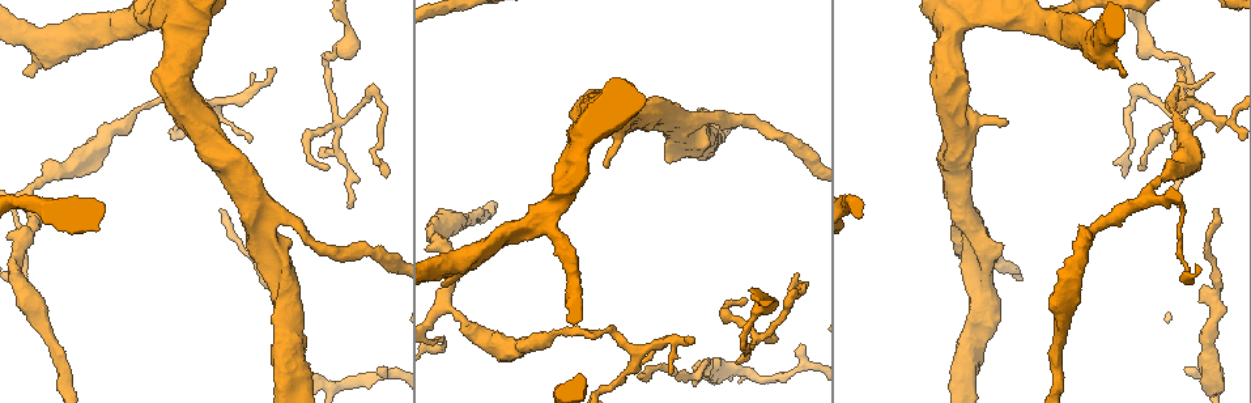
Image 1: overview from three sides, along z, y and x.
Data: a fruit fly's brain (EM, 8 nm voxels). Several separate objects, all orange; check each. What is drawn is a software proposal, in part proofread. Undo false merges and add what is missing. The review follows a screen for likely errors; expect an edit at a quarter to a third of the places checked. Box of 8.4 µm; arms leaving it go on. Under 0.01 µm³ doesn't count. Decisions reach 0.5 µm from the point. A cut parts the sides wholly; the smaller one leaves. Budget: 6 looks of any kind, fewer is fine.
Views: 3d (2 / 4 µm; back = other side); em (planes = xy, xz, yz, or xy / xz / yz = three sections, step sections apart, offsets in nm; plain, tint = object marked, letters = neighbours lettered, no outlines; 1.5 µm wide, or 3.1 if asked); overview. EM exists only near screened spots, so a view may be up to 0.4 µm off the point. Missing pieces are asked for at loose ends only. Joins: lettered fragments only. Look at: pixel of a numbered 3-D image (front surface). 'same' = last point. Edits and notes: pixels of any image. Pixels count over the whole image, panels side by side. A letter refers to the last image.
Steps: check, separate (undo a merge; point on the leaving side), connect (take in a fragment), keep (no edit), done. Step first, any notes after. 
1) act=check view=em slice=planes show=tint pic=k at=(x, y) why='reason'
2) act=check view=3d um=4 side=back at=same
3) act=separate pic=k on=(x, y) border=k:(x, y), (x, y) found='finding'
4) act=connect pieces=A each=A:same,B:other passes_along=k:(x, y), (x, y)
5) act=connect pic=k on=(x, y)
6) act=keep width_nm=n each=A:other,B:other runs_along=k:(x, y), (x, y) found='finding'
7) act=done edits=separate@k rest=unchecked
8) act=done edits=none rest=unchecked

act=check view=3d um=2 pic=1 at=(275, 68)

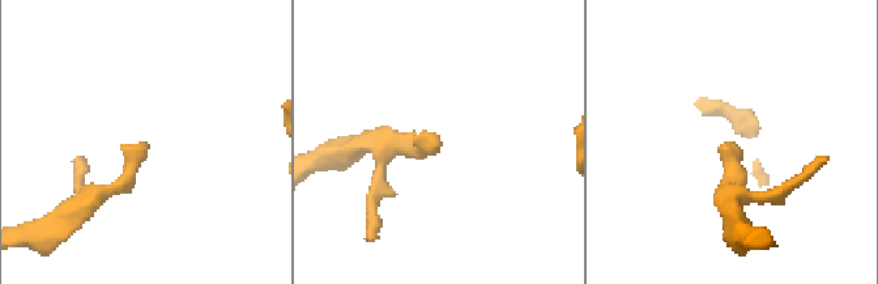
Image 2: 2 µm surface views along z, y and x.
act=check view=em slice=yz step=8 show=tint pic=2 at=(145, 142)

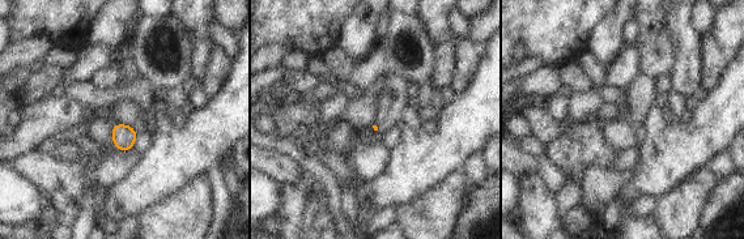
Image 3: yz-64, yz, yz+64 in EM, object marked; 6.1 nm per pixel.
act=check view=em slice=planes show=letters at=same

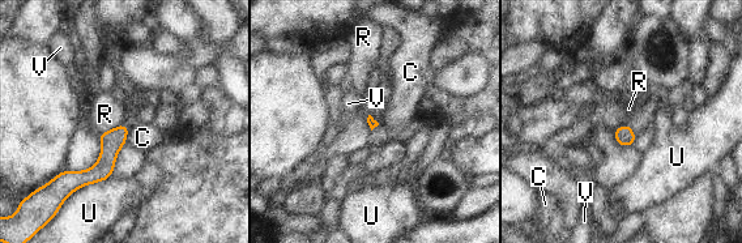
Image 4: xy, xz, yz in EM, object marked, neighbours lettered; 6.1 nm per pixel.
act=keep each=C:other,R:other,U:other,V:other found='none of them fits'

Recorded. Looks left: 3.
act=check view=em slice=planes show=letters pic=1 at=(1201, 285) why='an open end'

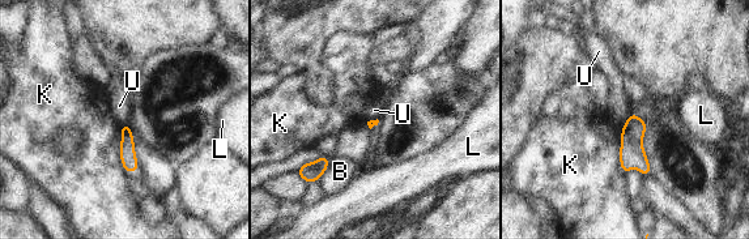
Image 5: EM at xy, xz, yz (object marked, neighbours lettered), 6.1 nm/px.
act=keep each=B:other,K:other,L:other,U:other runs_along=5:(127, 127), (127, 157), (132, 169) found='no lettered fragment goes on from it'

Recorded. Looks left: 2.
act=check view=3d um=2 pic=1 at=(352, 206) why='tapers out'

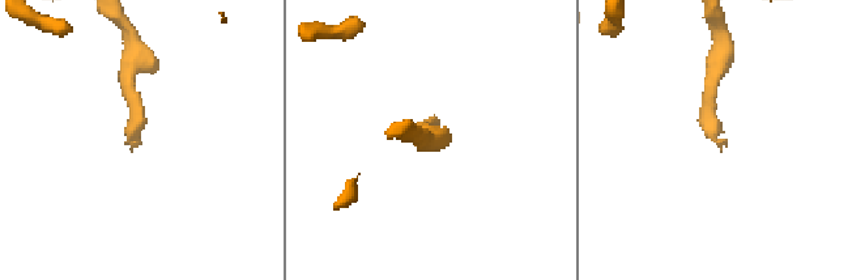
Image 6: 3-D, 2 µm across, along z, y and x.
act=check view=em slice=planes show=letters pic=6 at=(719, 146) why='now the EM'

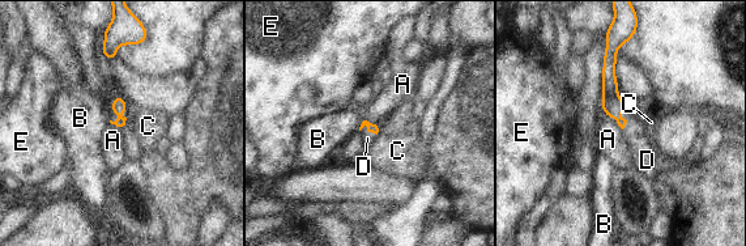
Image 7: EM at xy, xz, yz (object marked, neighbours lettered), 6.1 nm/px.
act=connect pieces=D longest_contact=A:160nm each=A:other,B:other,C:other,D:same,E:other found='the cell continues'

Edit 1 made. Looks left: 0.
act=done edits=connect@7 rest=unchecked

